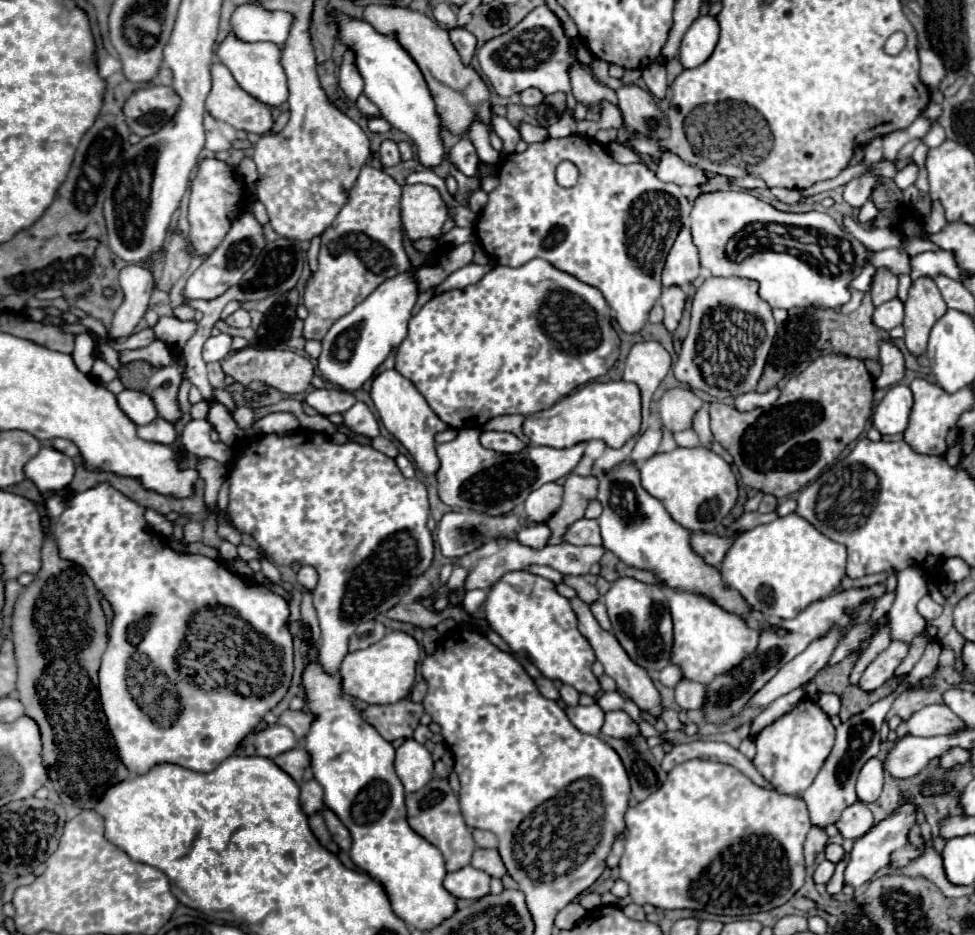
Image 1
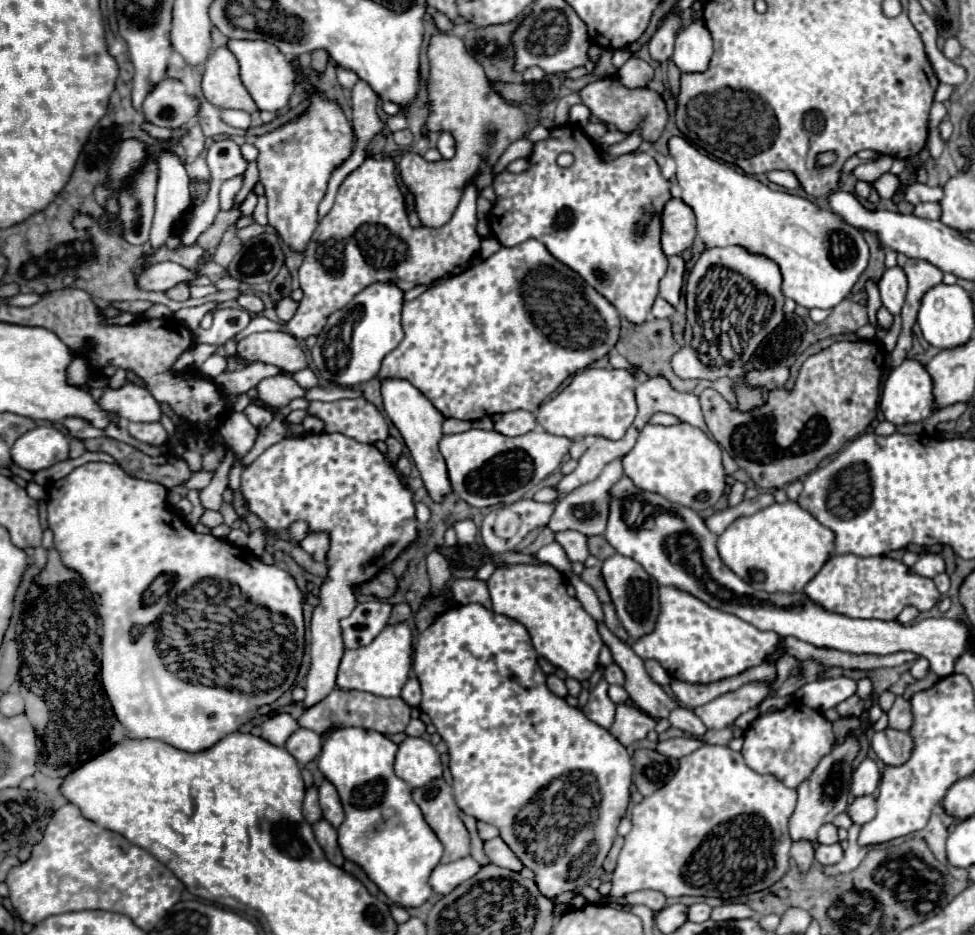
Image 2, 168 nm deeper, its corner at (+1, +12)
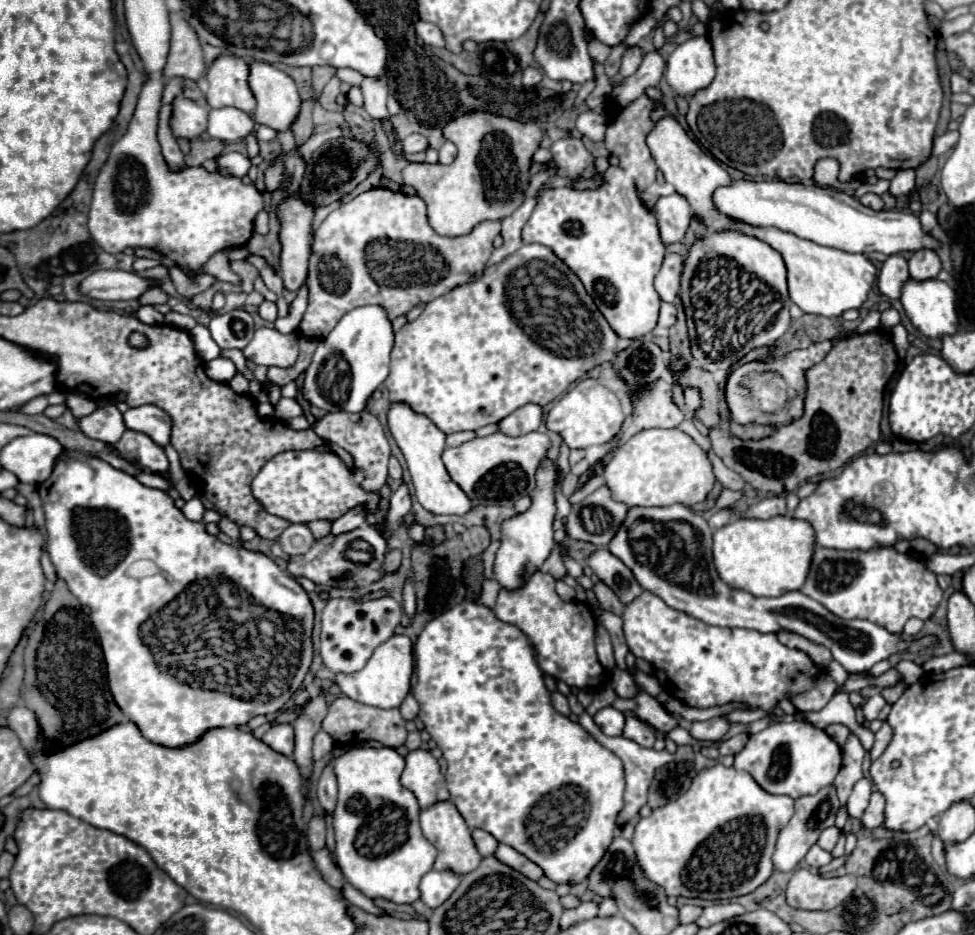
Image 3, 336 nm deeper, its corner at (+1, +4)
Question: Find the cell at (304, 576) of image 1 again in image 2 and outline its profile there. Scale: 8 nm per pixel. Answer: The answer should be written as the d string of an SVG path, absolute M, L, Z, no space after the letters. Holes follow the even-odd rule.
M319 532L319 534L315 534L315 536L307 534L307 536L299 542L299 546L301 546L307 554L311 554L315 562L323 562L323 560L325 560L327 544L329 544L329 540L327 540L327 534L325 534L325 532Z

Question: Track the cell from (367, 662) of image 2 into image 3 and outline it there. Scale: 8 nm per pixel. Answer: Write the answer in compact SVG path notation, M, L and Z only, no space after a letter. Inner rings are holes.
M395 634L373 652L363 670L353 674L337 674L335 682L339 684L341 692L355 702L375 708L399 708L411 688L413 664L413 642L403 634Z

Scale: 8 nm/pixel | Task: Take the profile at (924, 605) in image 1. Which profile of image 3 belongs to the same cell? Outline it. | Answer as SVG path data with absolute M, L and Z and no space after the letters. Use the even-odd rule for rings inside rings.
M815 546L801 592L821 602L839 618L869 620L891 634L901 634L909 618L931 618L943 600L937 576L927 568L923 558L917 552L901 554L893 546L875 546L867 552Z

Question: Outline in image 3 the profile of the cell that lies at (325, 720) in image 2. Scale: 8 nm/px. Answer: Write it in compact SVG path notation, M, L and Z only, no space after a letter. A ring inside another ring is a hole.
M339 696L333 700L333 704L329 706L329 712L323 720L323 730L329 732L333 736L333 740L337 744L347 744L355 746L359 742L367 742L367 740L377 740L387 748L399 748L401 744L405 744L407 738L407 730L405 730L405 720L401 718L399 710L381 710L381 708L373 708L373 706L365 706L359 704L347 696Z

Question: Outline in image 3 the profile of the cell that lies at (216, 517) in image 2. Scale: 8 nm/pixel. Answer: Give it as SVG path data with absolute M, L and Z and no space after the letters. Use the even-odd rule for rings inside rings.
M227 516L219 522L219 528L221 528L221 532L225 532L233 542L239 540L239 526L237 526L233 520L229 520Z

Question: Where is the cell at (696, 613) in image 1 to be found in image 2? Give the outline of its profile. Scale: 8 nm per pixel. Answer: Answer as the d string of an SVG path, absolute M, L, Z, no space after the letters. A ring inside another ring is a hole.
M661 586L661 614L657 628L651 636L633 642L633 650L643 660L657 660L671 674L671 678L709 684L729 676L737 676L743 670L757 666L771 654L779 642L775 632L763 632L737 616L731 616L723 610L711 608L693 594L679 590L675 586Z

